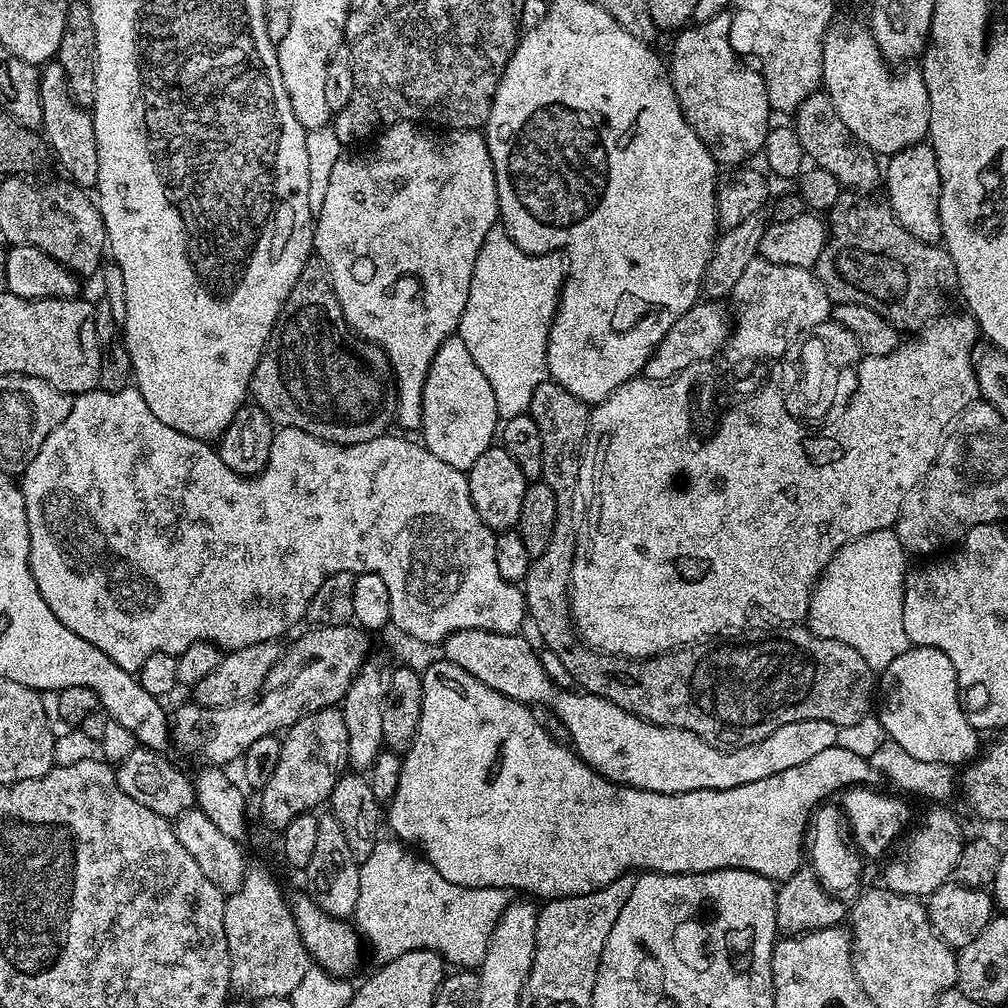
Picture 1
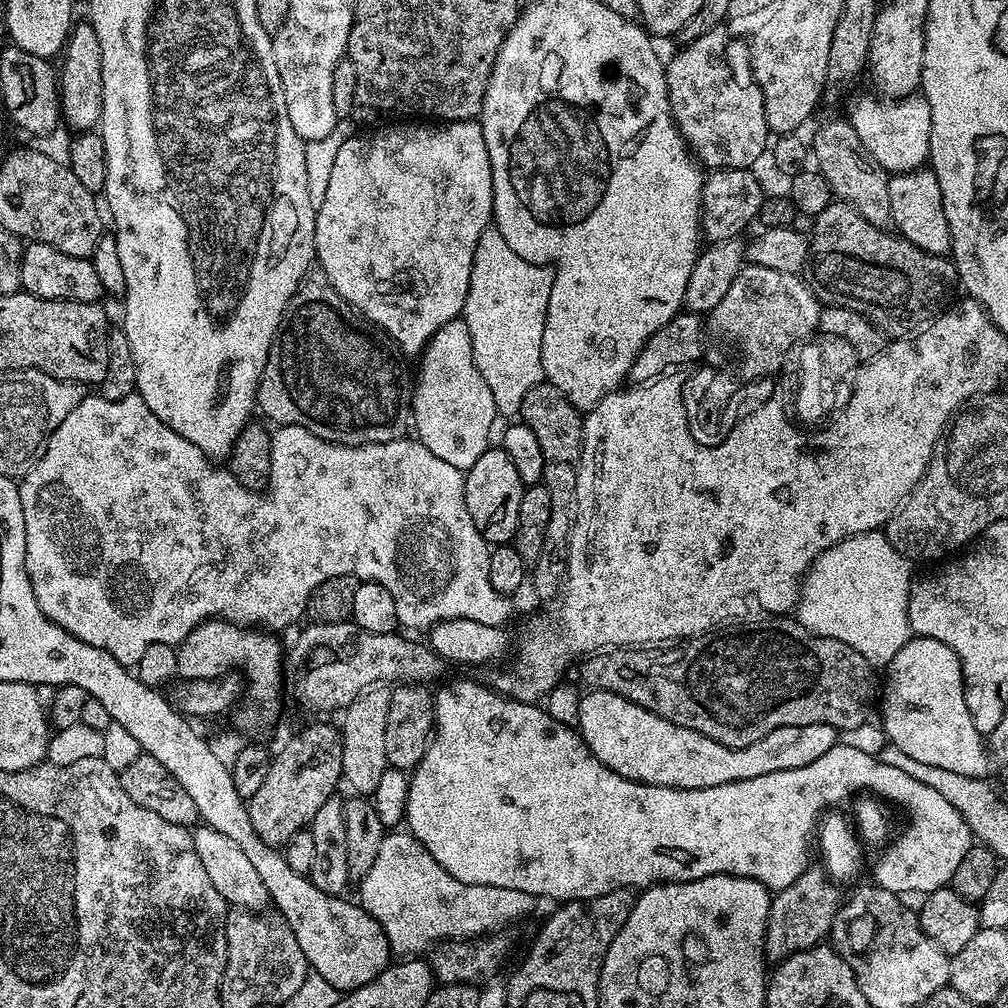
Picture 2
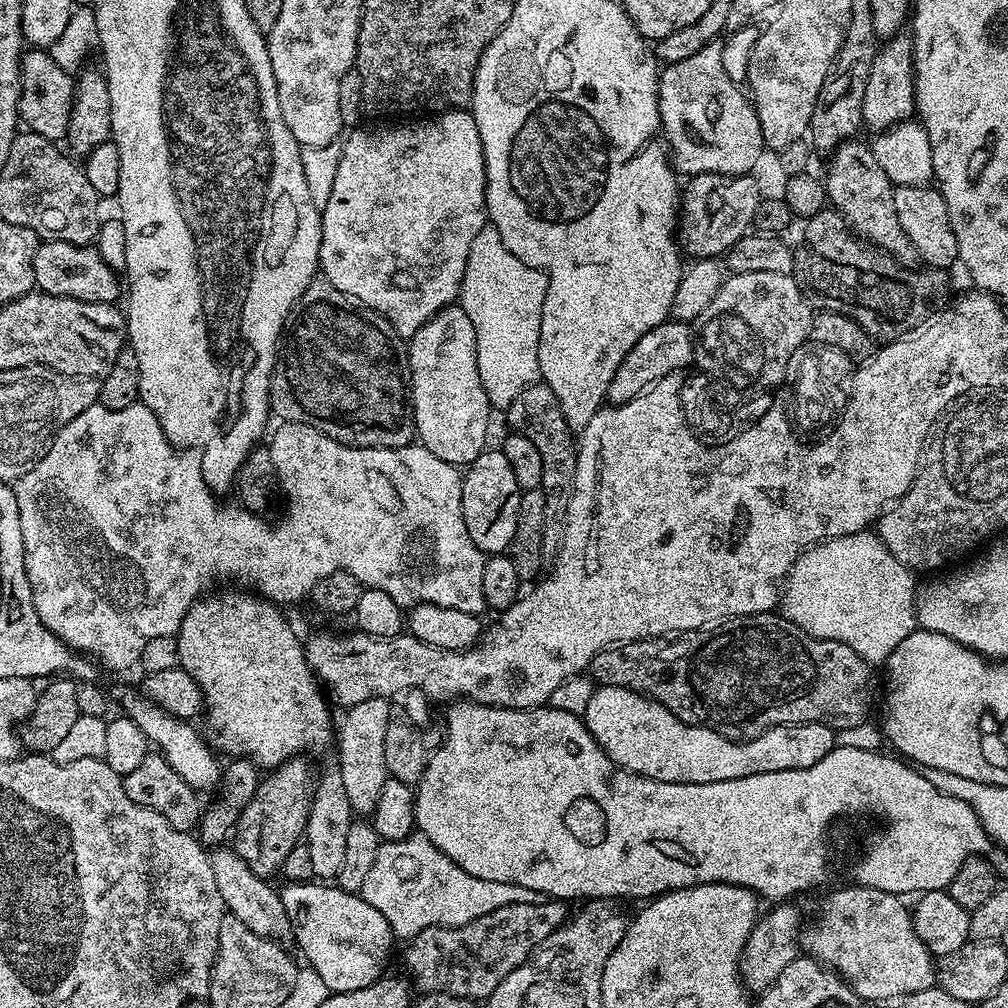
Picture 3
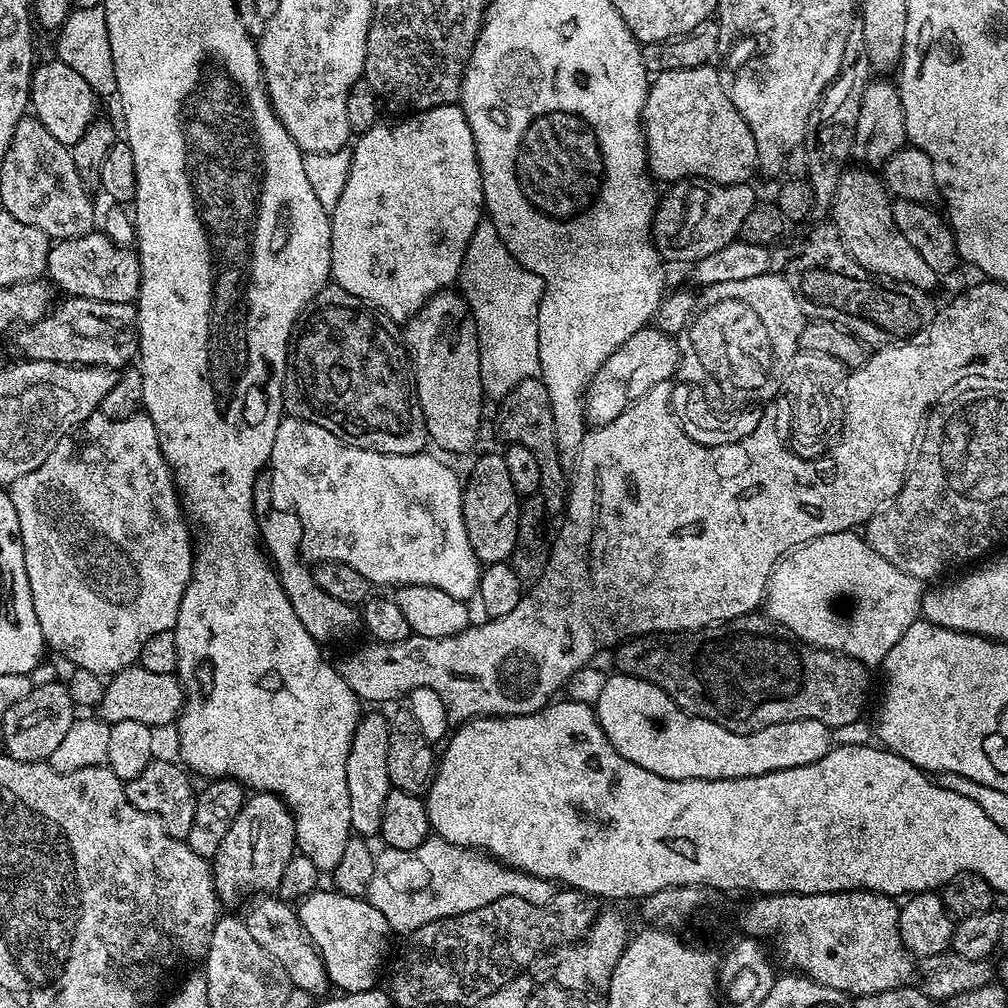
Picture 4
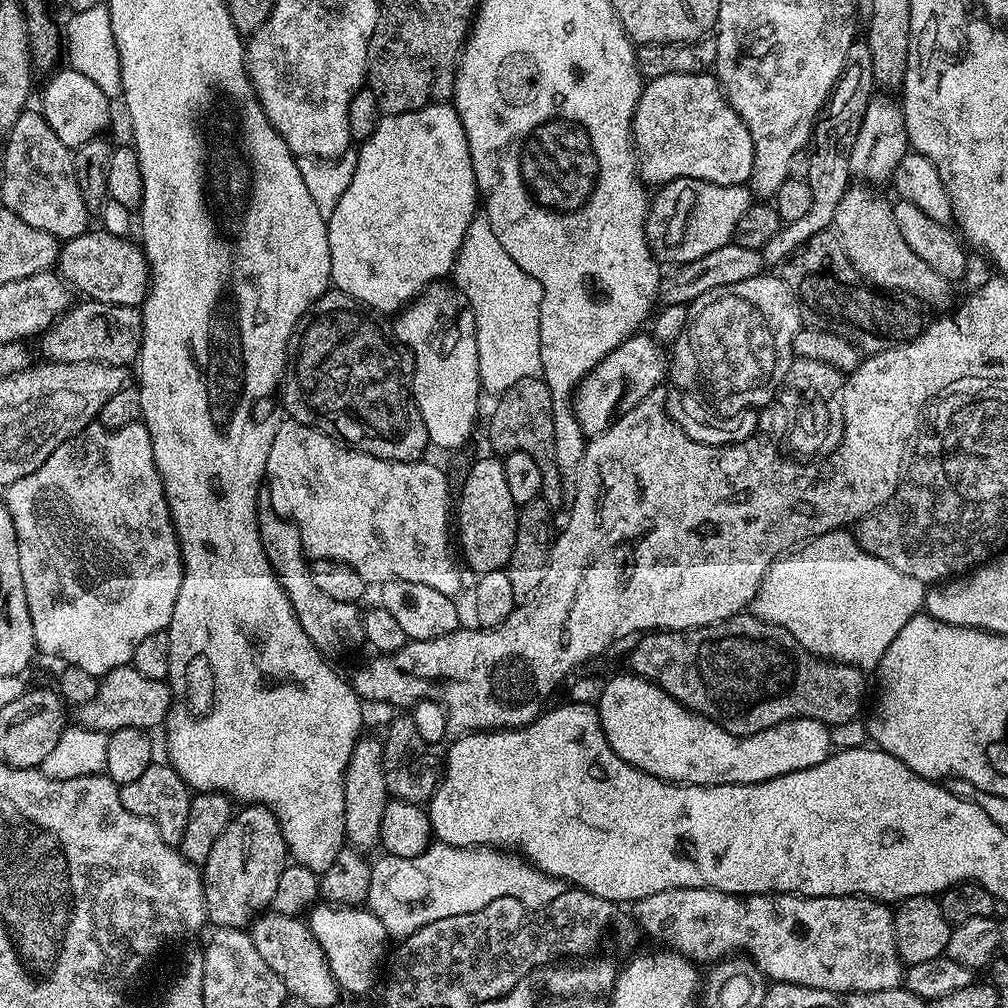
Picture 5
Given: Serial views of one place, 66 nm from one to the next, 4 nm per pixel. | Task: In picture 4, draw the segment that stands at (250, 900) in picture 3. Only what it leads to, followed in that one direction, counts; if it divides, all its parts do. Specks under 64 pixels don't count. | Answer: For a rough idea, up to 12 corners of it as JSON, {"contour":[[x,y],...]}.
{"contour":[[289,901],[243,913],[254,942],[312,998],[329,991],[320,951]]}

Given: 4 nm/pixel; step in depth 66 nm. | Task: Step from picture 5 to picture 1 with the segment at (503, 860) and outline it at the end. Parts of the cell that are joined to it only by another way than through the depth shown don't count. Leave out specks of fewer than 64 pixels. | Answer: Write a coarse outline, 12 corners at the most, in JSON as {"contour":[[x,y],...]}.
{"contour":[[380,838],[354,924],[380,962],[425,948],[479,969],[513,903]]}

